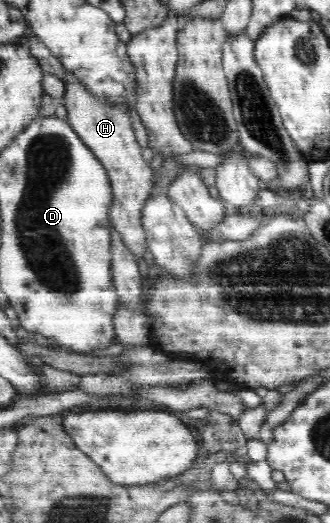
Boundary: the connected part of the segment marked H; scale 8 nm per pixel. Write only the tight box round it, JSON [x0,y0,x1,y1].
[62,73,156,261]

